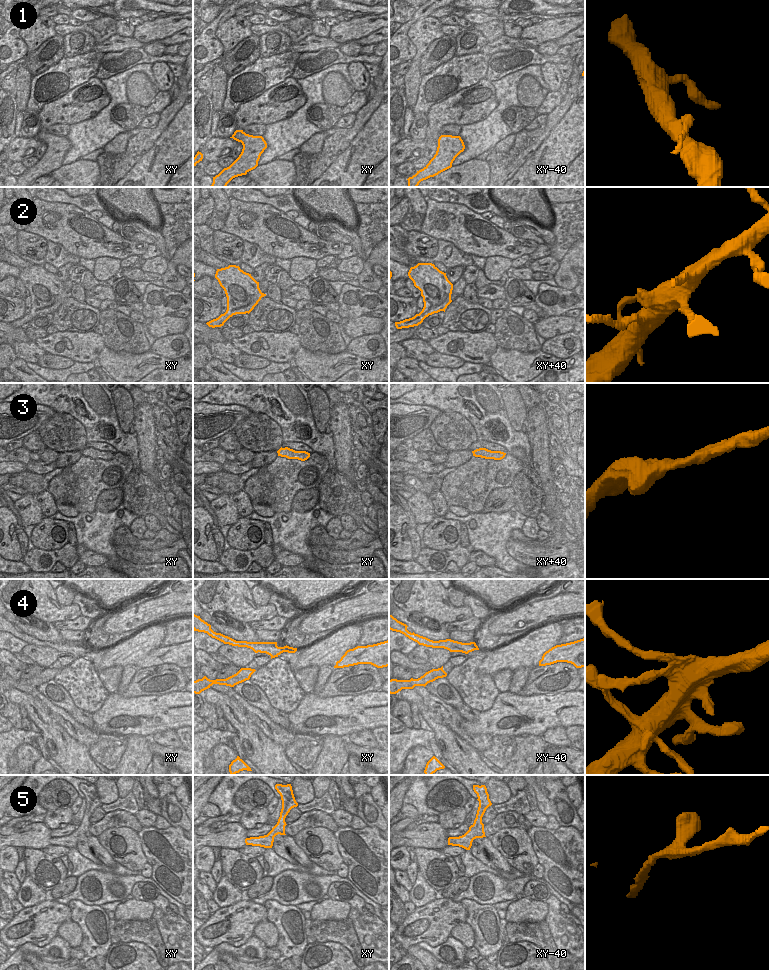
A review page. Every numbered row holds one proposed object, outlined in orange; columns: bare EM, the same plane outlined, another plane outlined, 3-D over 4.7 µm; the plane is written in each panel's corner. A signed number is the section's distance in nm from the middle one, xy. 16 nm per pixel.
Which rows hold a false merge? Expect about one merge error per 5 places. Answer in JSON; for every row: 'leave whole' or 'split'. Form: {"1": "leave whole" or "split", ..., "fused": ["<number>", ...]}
{"1": "leave whole", "2": "leave whole", "3": "leave whole", "4": "split", "5": "leave whole", "fused": ["4"]}

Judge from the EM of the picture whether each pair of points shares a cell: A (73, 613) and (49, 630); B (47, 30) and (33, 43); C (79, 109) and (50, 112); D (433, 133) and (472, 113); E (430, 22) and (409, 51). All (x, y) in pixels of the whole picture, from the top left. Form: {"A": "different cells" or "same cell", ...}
{"A": "different cells", "B": "same cell", "C": "same cell", "D": "same cell", "E": "different cells"}

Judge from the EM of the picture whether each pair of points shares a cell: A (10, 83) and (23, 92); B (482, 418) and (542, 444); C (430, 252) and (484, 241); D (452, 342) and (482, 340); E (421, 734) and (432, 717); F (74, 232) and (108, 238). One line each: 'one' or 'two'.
A: two
B: two
C: two
D: one
E: two
F: one

